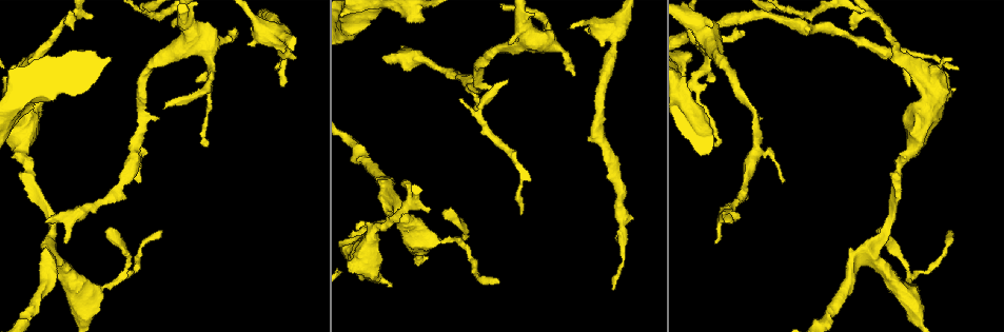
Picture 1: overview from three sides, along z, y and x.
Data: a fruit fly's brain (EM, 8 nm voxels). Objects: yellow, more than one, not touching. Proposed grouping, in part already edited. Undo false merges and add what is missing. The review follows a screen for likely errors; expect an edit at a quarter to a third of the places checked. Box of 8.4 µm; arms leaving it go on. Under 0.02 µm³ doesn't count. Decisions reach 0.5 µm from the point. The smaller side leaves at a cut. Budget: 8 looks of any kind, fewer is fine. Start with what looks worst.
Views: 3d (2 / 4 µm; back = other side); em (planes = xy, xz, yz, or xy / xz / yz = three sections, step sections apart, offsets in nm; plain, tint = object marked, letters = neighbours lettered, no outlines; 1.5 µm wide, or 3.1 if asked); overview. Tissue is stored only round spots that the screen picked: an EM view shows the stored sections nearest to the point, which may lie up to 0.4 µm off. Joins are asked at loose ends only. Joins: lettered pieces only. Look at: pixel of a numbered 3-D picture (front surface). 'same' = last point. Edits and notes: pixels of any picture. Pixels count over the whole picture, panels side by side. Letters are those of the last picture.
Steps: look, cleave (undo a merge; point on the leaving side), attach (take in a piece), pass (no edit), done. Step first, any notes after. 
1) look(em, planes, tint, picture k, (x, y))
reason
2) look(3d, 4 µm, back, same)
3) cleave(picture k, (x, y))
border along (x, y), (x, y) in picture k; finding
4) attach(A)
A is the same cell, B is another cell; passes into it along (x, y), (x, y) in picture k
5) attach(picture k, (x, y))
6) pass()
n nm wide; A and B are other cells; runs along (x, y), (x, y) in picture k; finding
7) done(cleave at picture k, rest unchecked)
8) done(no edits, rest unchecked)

look(3d, 2 µm, picture 1, (612, 289))
tapers out

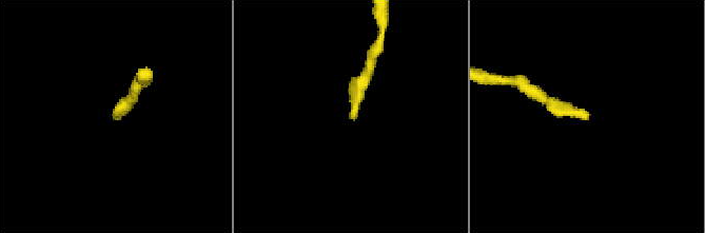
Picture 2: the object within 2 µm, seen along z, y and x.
look(em, xy, step 8, tint, picture 2, (117, 118))

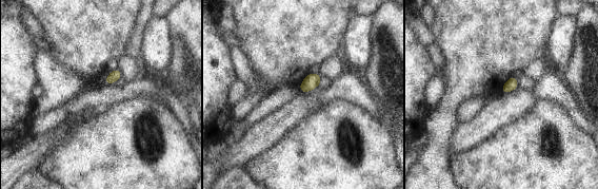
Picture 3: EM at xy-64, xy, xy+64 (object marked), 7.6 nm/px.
look(em, planes, letters, same)
cut it another way

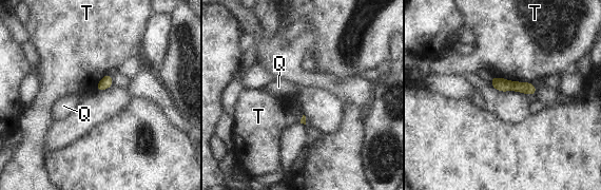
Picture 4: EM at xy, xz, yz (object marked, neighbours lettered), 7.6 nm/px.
pass()
Q and T are other cells; runs along (492, 81), (534, 91) in picture 4; none of them fits

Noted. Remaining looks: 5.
look(em, xz, step 4, tint, picture 1, (385, 56))
free end

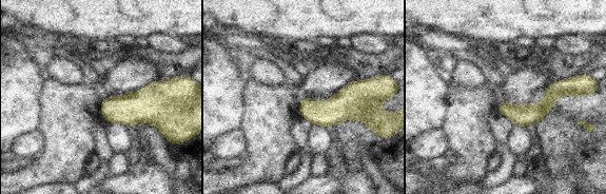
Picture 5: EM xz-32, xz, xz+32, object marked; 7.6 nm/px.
look(em, planes, letters, same)

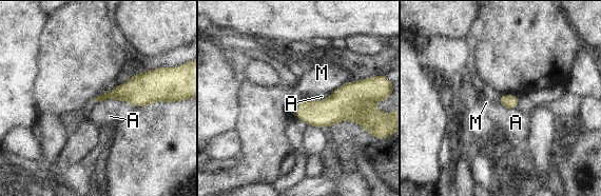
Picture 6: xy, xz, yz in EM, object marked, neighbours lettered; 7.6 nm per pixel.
pass()
A and M are other cells; border along (497, 99), (506, 108), (517, 109) in picture 6; none of them fits

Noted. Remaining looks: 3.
look(em, planes, tint, picture 1, (459, 244))
three-way junction

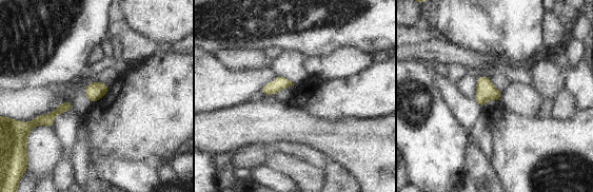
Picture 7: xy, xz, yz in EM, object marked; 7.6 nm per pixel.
look(em, planes, letters, same)

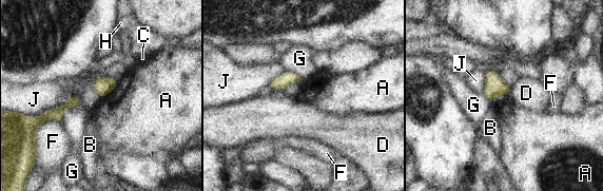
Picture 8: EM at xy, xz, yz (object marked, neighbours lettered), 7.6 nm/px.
pass()
60 nm wide; A, B, C, D, F, G, H and J are other cells; border along (511, 87), (507, 96) in picture 8; one cell here

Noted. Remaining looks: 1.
done(no edits, rest unchecked)

